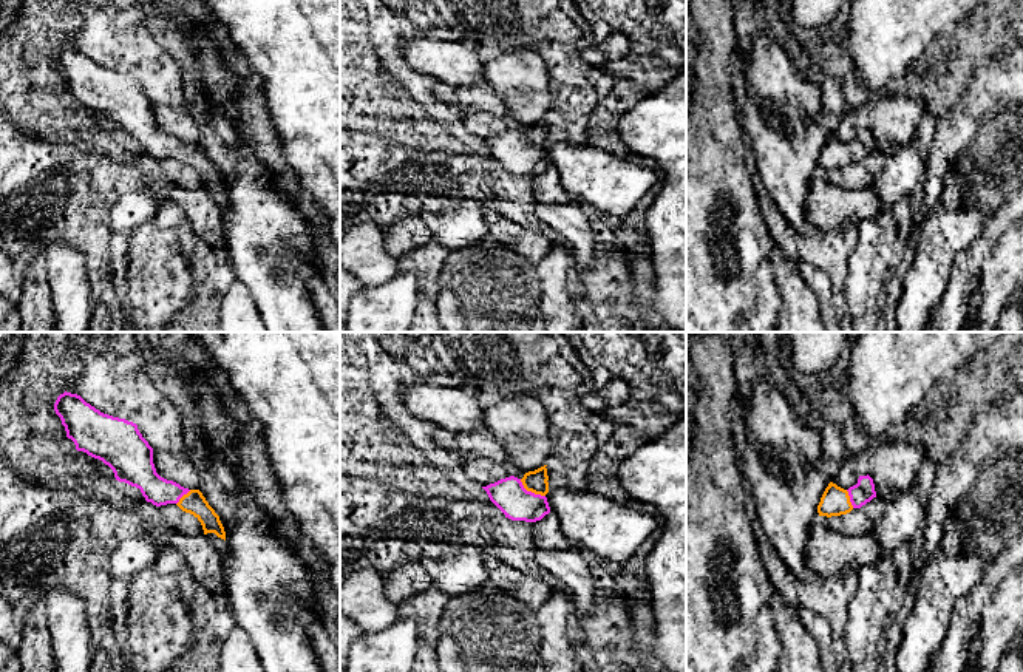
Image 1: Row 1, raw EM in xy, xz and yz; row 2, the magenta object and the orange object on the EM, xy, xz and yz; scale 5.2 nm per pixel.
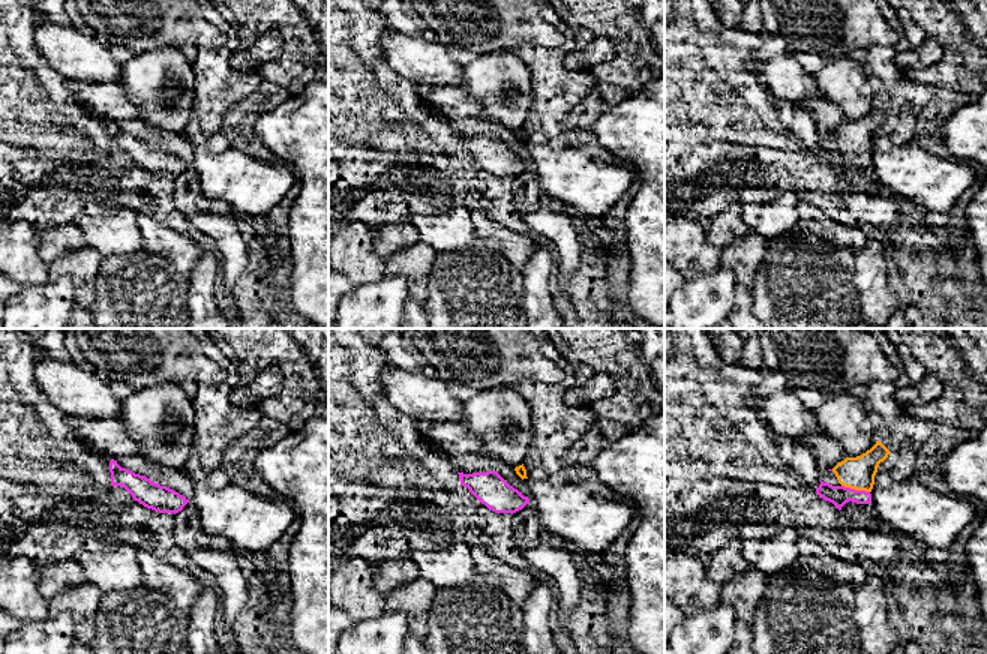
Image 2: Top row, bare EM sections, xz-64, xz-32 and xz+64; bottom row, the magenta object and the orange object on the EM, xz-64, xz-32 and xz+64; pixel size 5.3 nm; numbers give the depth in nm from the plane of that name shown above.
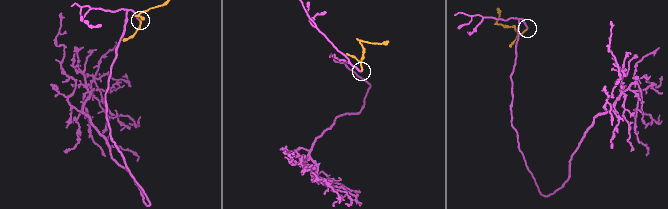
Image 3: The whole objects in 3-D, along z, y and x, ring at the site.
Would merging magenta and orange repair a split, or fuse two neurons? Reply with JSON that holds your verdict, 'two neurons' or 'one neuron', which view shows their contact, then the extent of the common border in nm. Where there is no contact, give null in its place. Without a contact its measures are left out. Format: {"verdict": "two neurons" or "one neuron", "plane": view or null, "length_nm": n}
{"verdict": "one neuron", "plane": "xz", "length_nm": 160}

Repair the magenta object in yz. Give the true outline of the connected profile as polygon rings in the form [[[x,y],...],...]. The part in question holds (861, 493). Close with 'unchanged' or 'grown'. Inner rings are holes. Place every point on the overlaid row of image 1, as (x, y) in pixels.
[[[859,476],[858,484],[844,490],[830,482],[817,505],[819,516],[841,516],[850,513],[853,508],[861,508],[876,497],[873,479]]]; grown

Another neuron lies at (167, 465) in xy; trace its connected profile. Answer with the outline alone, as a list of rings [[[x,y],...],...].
[[[153,450],[153,463],[161,477],[189,490],[199,490],[201,473],[190,463],[189,456],[176,457],[172,453]]]

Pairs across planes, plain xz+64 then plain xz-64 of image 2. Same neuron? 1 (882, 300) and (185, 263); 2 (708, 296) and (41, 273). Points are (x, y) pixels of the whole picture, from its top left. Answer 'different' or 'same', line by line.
1: different
2: different

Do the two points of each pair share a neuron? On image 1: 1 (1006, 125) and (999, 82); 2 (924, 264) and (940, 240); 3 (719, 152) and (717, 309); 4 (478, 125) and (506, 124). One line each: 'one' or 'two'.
1: two
2: one
3: one
4: one

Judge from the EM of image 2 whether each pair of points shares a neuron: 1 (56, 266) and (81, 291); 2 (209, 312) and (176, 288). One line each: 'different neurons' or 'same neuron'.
1: same neuron
2: different neurons

